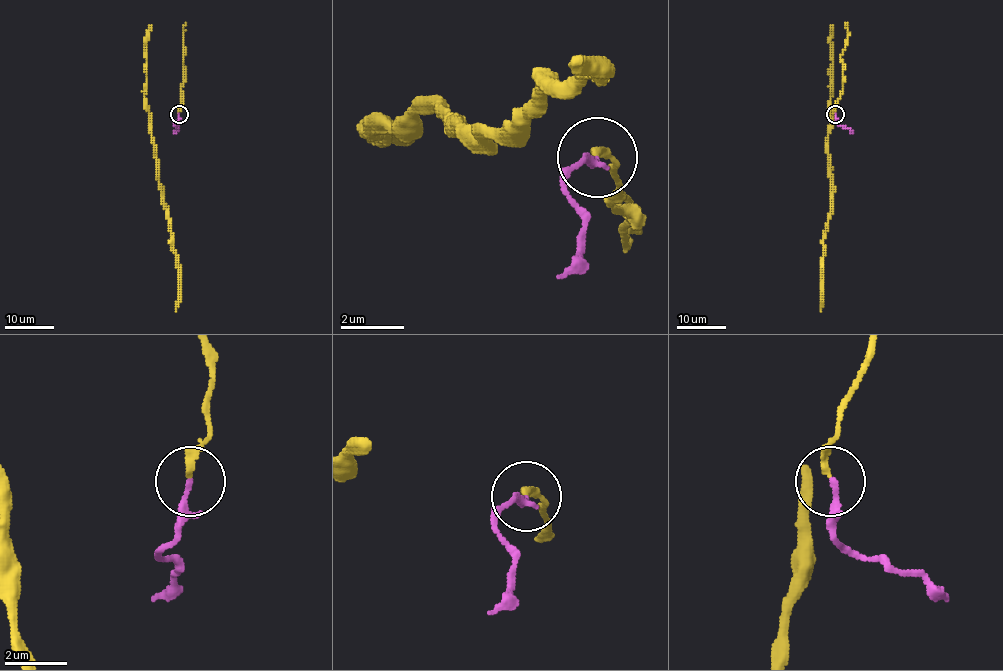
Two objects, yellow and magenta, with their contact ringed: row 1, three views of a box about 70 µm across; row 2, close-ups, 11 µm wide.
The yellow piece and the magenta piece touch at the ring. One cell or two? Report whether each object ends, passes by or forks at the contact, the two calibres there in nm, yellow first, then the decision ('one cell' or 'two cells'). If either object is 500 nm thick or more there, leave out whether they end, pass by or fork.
yellow ends | magenta passes by | 240/130 nm | one cell

